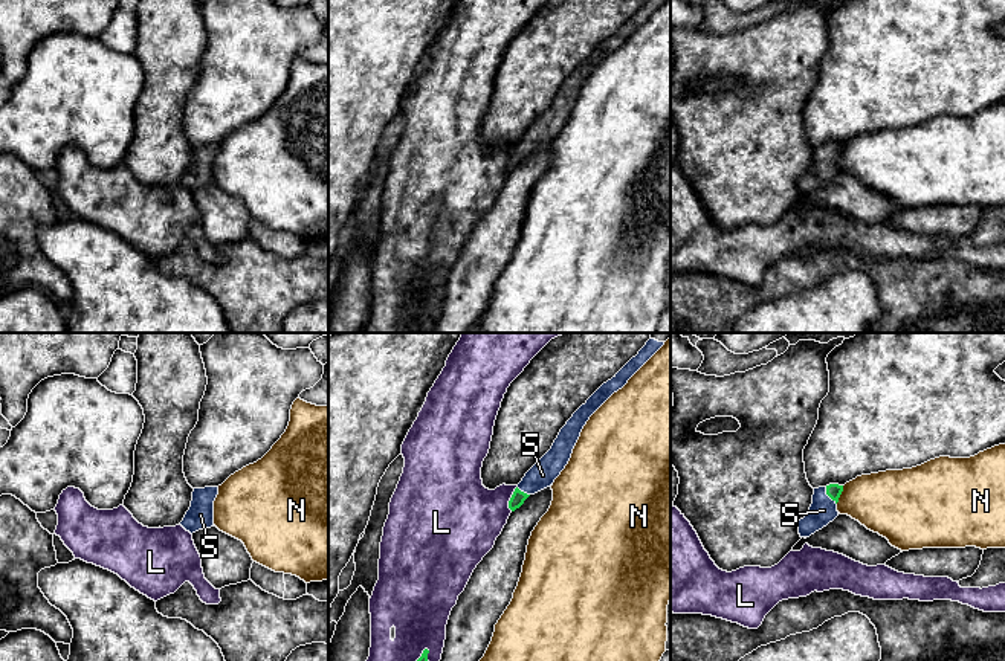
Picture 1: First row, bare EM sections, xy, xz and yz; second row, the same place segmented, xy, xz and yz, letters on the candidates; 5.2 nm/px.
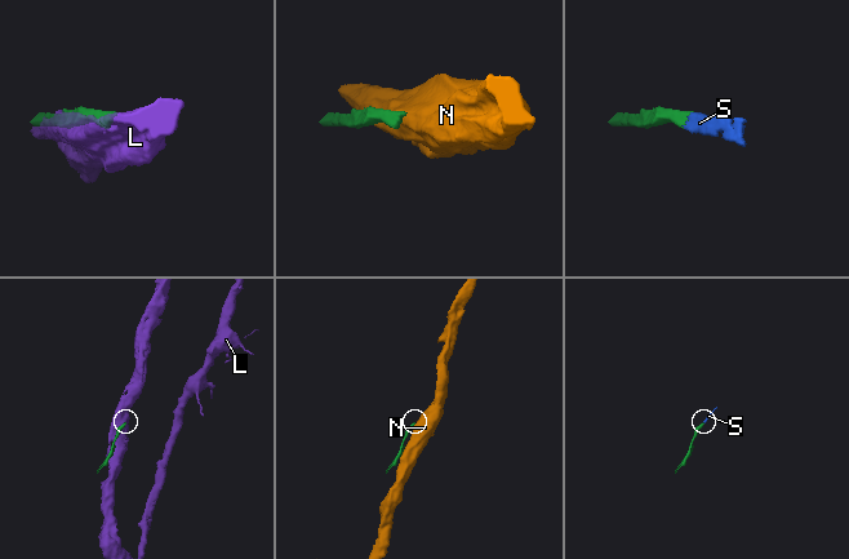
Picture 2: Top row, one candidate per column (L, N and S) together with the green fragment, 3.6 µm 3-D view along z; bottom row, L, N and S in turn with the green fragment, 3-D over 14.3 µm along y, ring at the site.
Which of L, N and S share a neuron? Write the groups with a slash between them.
L / N / S

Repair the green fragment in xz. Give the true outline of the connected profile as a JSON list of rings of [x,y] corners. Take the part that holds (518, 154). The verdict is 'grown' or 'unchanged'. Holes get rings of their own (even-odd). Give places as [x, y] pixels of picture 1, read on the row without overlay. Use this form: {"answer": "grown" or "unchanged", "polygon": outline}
{"answer": "grown", "polygon": [[[646,0],[646,3],[632,15],[611,38],[603,41],[588,58],[582,63],[567,82],[561,87],[551,107],[525,131],[522,139],[515,147],[509,166],[515,169],[524,159],[550,143],[561,133],[568,122],[573,107],[580,95],[580,90],[590,75],[664,3],[664,0]]]}

